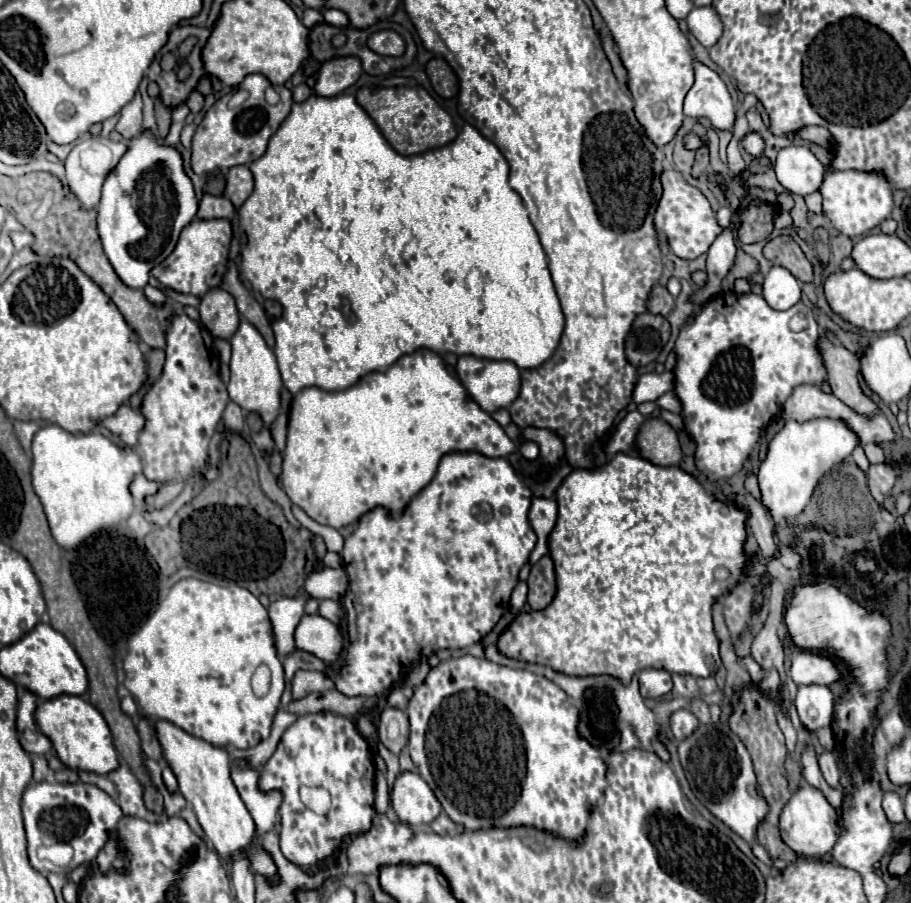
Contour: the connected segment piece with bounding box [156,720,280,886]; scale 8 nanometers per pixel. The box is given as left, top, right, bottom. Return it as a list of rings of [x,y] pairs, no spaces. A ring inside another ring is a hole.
[[[166,720],[156,722],[156,736],[162,744],[164,758],[168,760],[170,768],[174,770],[174,774],[178,778],[182,796],[196,812],[198,822],[202,824],[202,828],[206,832],[206,838],[214,844],[224,866],[230,866],[234,856],[250,850],[250,854],[248,854],[250,870],[254,874],[264,876],[270,886],[278,886],[280,884],[278,866],[276,866],[272,854],[262,848],[262,840],[256,836],[256,824],[254,824],[246,804],[242,802],[240,794],[236,792],[236,786],[230,776],[230,758],[228,758],[226,748],[216,748]]]

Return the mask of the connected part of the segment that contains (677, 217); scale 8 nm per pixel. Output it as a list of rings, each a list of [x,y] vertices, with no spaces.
[[[664,170],[660,176],[662,182],[662,198],[654,212],[654,228],[658,234],[664,234],[668,240],[670,250],[684,260],[694,260],[700,254],[706,254],[712,242],[724,232],[724,228],[718,224],[716,214],[708,202],[708,198],[692,184],[688,184],[678,170]]]

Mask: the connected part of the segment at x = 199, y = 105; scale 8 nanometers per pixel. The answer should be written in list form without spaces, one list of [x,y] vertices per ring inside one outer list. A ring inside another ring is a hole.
[[[193,90],[186,100],[186,105],[192,113],[198,113],[204,106],[205,97],[197,90]]]

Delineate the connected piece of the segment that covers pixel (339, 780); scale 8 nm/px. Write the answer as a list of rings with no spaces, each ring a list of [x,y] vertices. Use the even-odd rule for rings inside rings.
[[[318,712],[318,714],[306,714],[298,718],[282,736],[276,752],[272,758],[260,768],[260,780],[258,788],[262,792],[278,790],[282,794],[282,806],[280,806],[280,850],[282,854],[296,864],[300,870],[304,870],[308,876],[314,876],[318,870],[326,868],[326,858],[330,852],[340,846],[340,850],[346,850],[346,844],[358,836],[366,834],[372,826],[374,818],[374,778],[376,778],[376,766],[370,754],[368,740],[358,732],[354,720],[346,716],[338,716],[332,712]],[[300,786],[322,786],[332,796],[332,806],[326,816],[318,816],[312,810],[308,810],[300,800]]]

